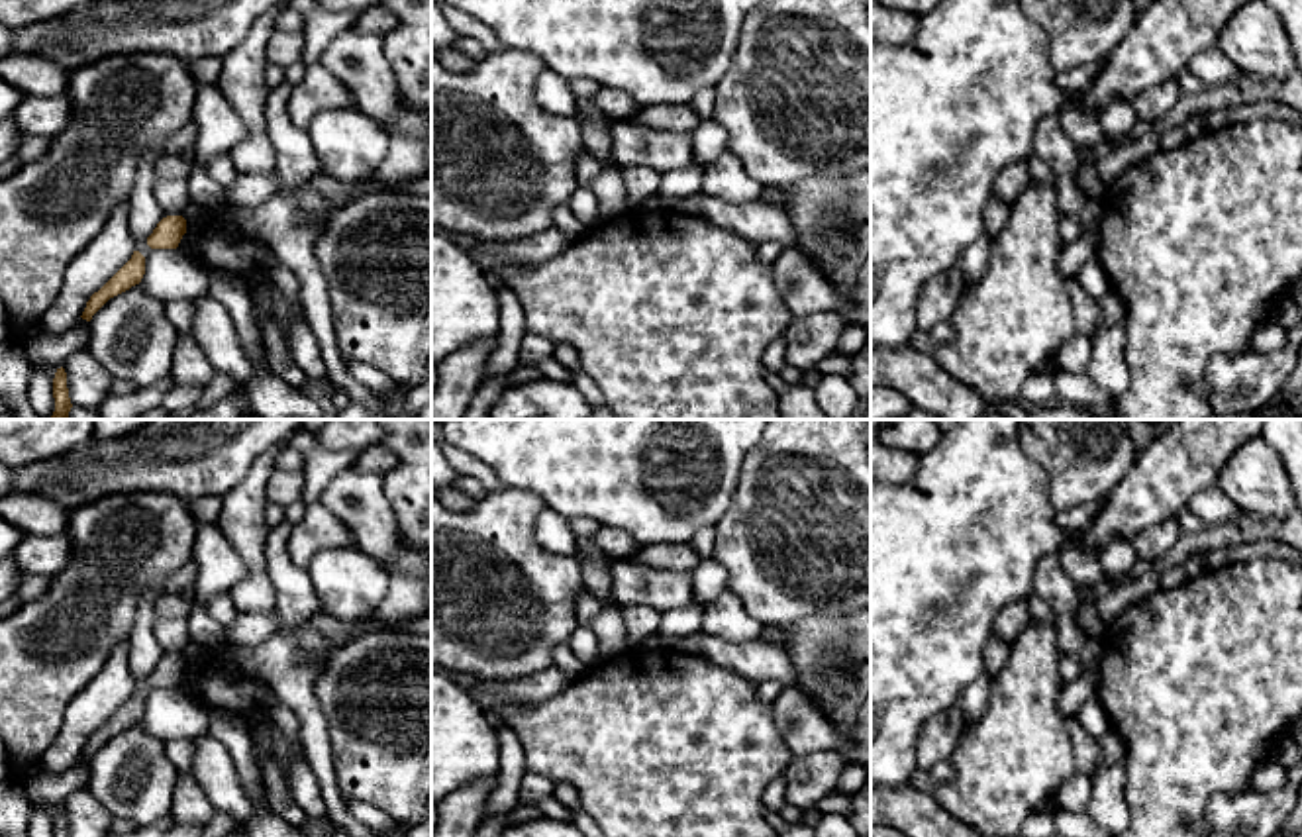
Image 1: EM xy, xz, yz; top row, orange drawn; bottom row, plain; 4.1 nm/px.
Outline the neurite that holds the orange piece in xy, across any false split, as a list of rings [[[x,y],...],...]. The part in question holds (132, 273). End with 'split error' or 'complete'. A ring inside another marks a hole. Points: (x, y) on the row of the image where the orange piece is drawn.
[[[133,251],[131,259],[86,302],[82,320],[90,321],[92,316],[114,296],[139,284],[145,274],[145,257]]]; complete

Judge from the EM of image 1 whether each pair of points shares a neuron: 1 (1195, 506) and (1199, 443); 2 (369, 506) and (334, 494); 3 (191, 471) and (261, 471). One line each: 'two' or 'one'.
1: two
2: one
3: two

